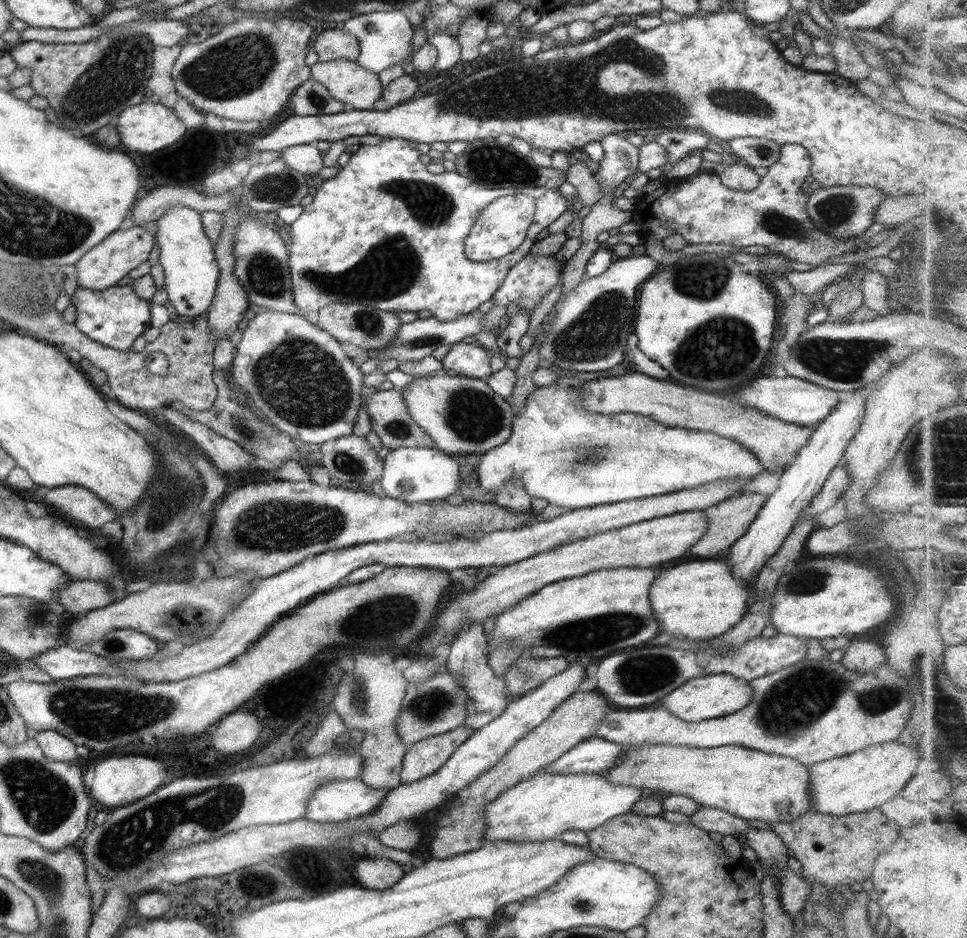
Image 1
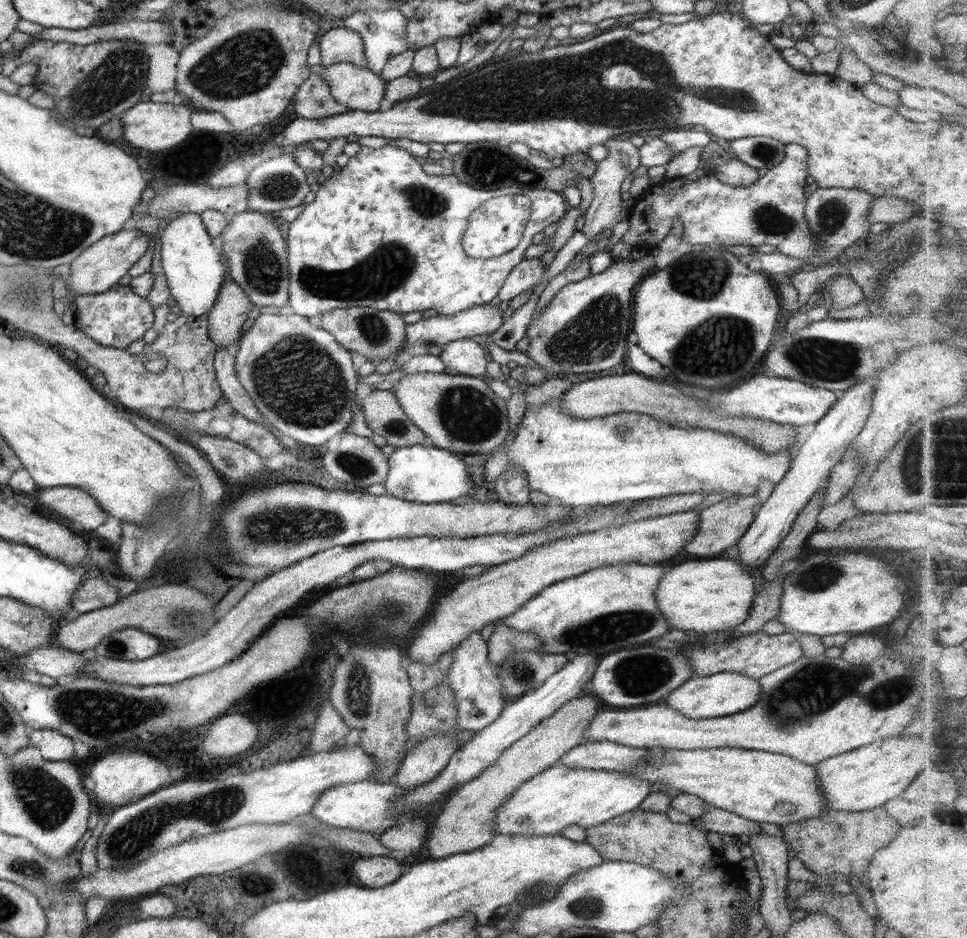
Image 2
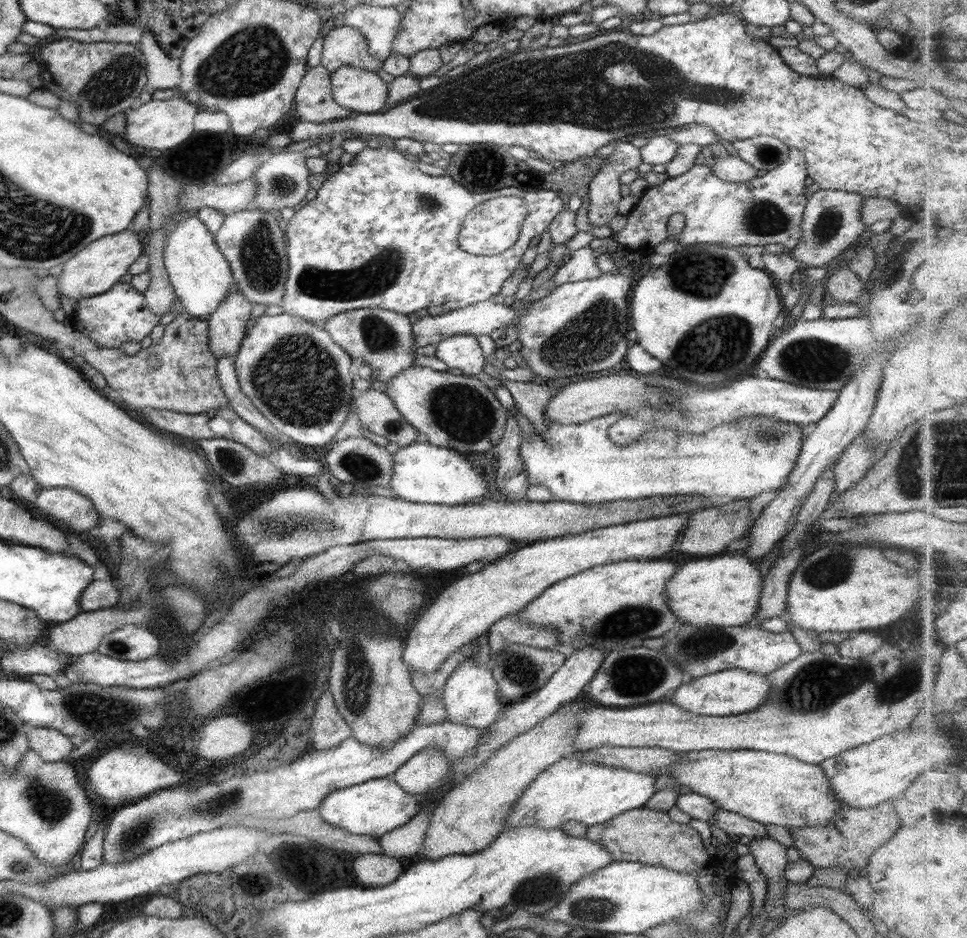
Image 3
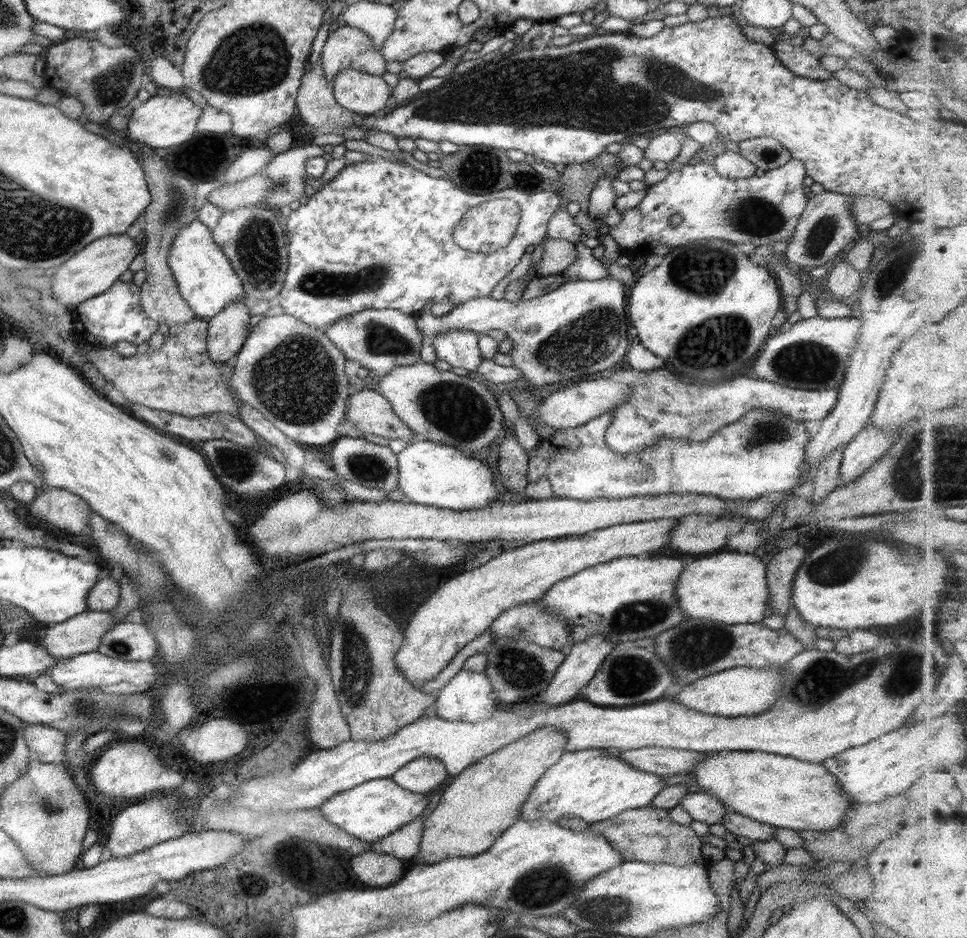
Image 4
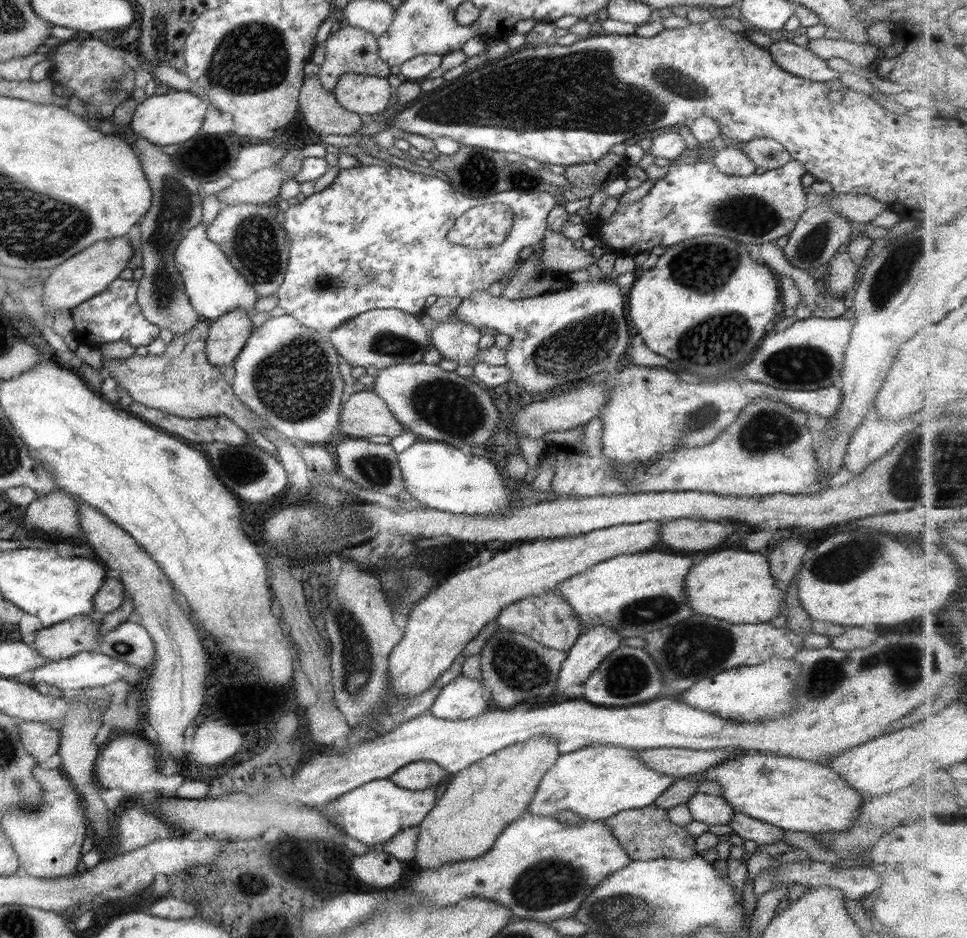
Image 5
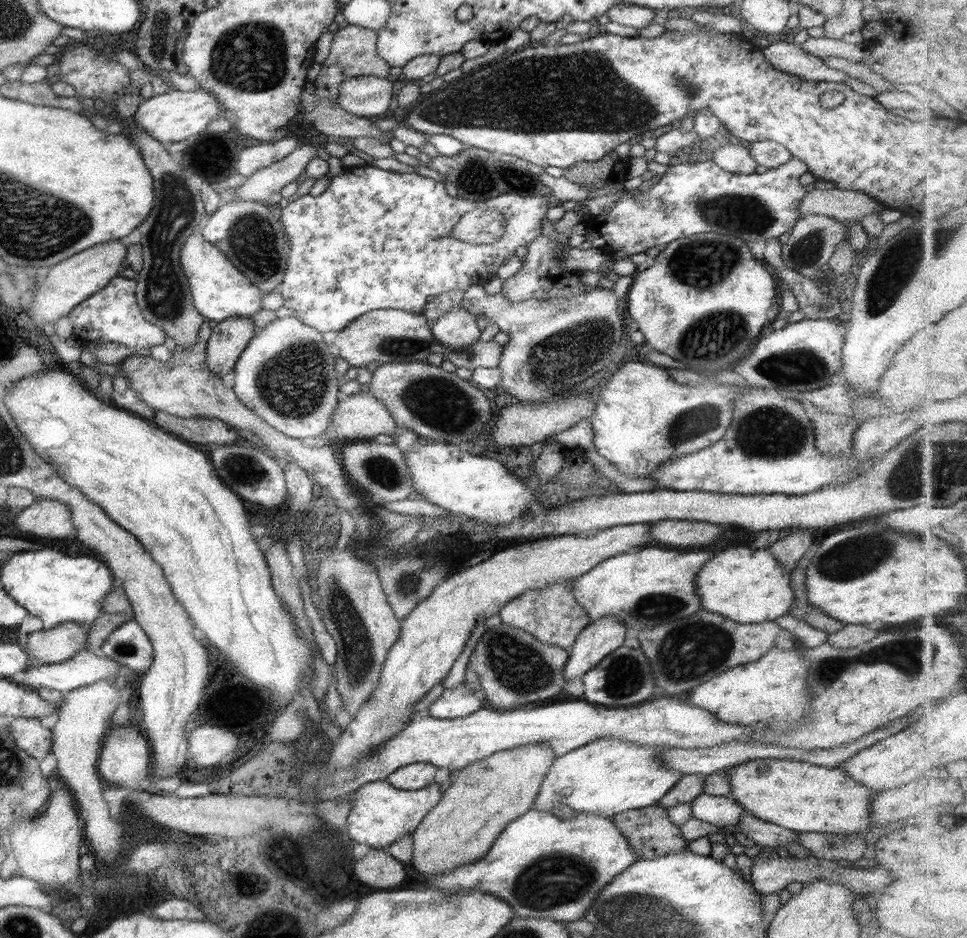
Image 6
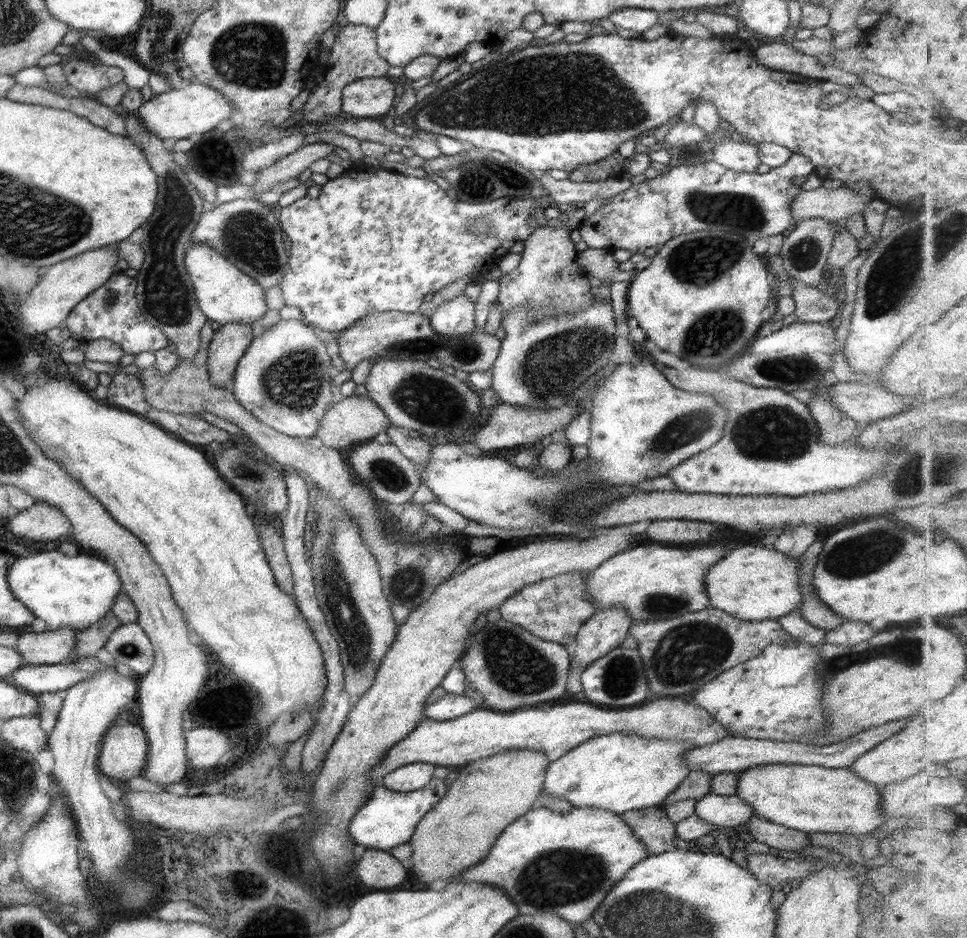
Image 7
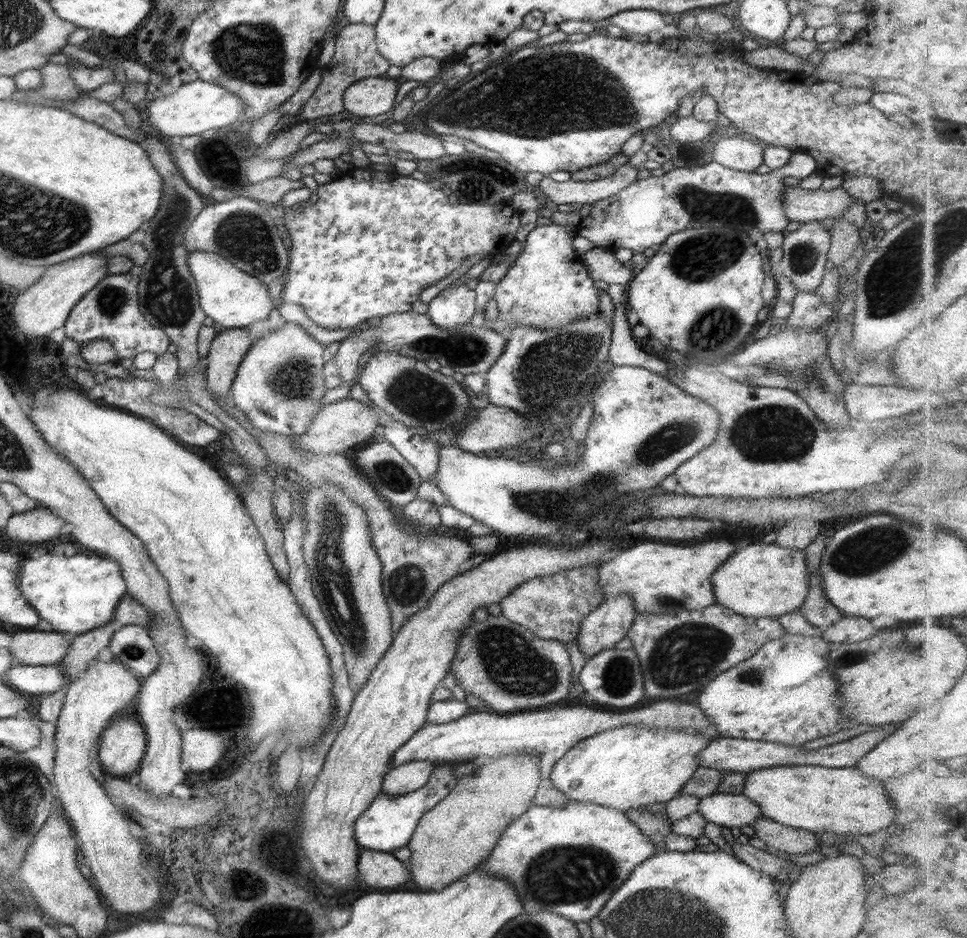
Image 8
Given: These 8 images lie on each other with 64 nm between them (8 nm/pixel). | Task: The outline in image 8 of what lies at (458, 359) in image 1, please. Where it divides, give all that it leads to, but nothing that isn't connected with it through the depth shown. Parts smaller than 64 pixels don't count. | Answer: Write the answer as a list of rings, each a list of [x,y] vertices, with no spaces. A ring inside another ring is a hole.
[[[465,285],[441,291],[427,304],[427,316],[441,330],[457,330],[469,324],[475,312],[475,293]]]

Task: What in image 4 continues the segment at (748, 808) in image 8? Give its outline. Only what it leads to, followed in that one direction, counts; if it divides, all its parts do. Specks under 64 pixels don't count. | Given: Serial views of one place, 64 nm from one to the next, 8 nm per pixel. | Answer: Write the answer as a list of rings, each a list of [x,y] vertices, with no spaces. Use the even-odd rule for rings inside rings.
[[[704,791],[685,793],[678,804],[689,814],[692,820],[705,822],[708,825],[719,823],[725,812],[720,801]]]

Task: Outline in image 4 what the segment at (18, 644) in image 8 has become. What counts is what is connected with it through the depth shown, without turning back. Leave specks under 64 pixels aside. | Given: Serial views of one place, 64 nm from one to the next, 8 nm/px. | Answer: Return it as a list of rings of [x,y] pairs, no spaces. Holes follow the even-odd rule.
[[[85,611],[60,624],[45,627],[39,646],[55,658],[69,658],[98,650],[101,637],[117,623],[110,612]]]

